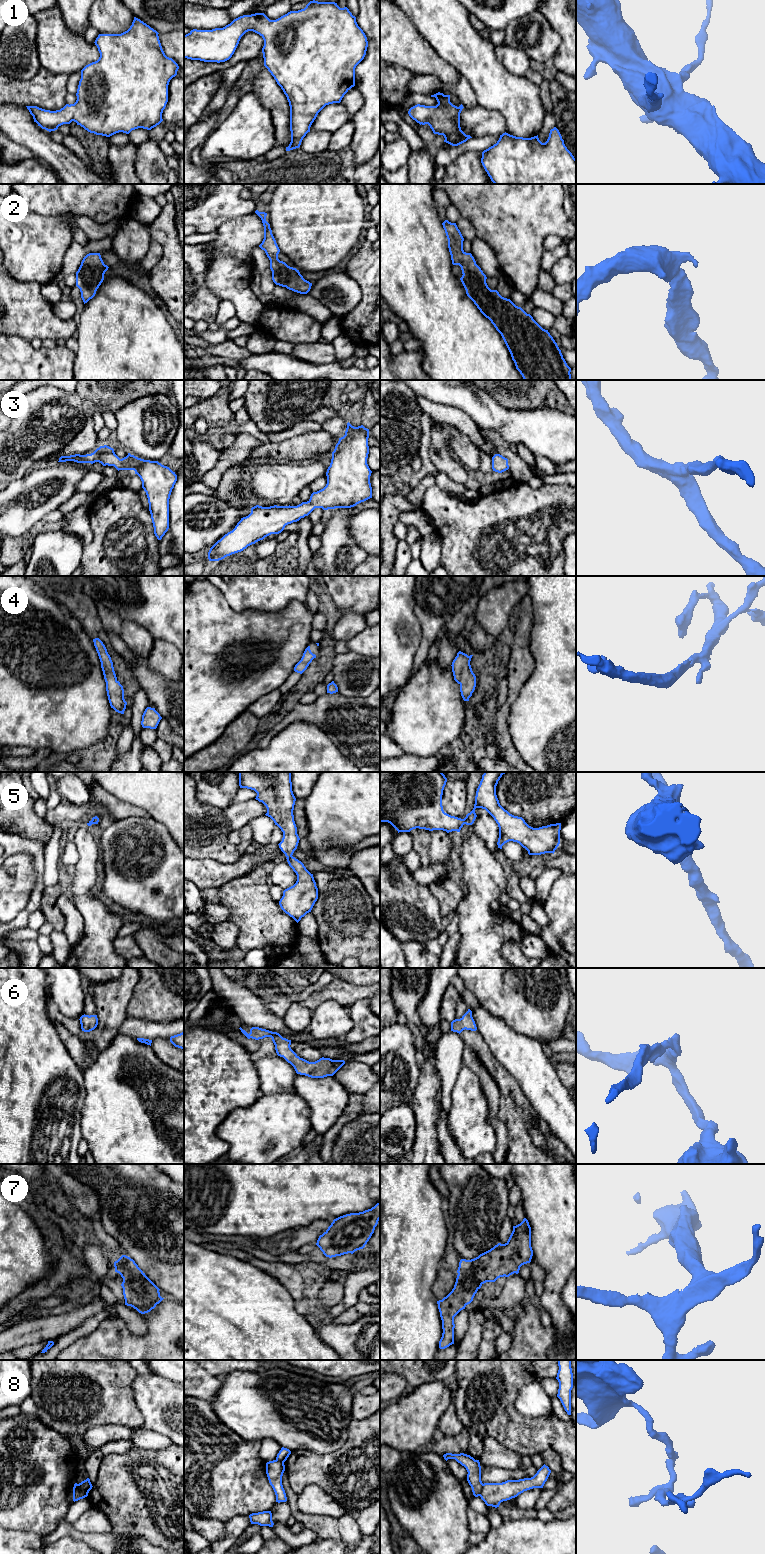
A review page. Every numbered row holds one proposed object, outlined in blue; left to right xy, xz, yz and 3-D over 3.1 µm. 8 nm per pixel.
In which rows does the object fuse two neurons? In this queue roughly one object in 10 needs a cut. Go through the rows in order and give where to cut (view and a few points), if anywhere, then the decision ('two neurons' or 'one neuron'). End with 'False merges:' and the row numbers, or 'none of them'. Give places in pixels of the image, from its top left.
1: cut none; one neuron
2: cut none; one neuron
3: cut none; one neuron
4: cut none; one neuron
5: cut none; one neuron
6: cut none; one neuron
7: cut none; one neuron
8: cut xy (79, 1483), (87, 1495); two neurons
False merges: 8

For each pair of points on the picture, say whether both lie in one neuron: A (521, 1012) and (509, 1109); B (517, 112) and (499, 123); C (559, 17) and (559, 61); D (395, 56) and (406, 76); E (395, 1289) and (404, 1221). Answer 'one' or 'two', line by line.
A: two
B: two
C: one
D: two
E: one

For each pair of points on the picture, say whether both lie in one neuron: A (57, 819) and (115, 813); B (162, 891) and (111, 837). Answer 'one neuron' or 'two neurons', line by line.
A: one neuron
B: one neuron

